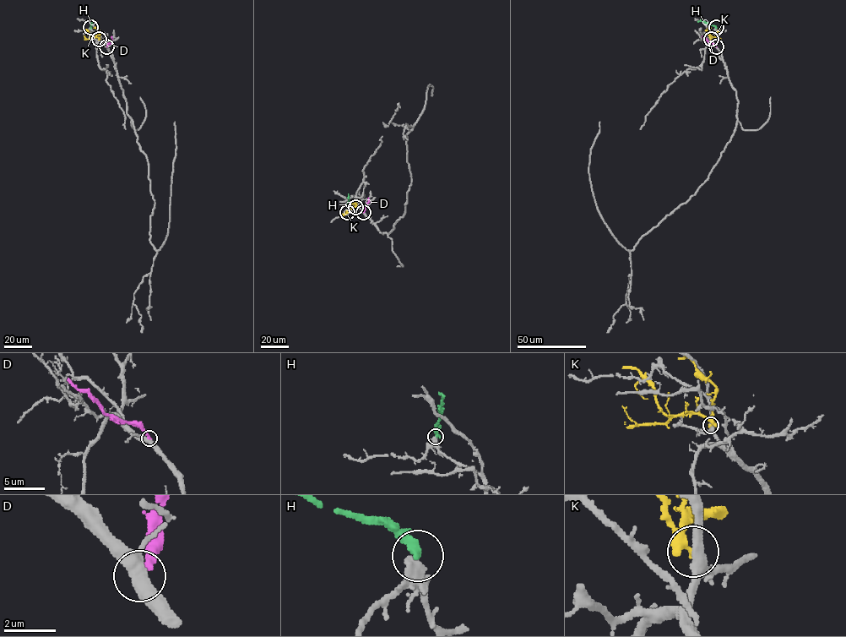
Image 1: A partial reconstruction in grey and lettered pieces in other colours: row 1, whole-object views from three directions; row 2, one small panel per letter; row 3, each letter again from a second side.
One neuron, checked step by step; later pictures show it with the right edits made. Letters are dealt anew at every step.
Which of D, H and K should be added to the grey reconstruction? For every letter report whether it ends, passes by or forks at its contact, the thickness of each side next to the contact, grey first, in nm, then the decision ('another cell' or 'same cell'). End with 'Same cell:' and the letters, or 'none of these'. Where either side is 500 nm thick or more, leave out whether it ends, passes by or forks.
D: it ends; calibres 400 and 280 nm; another cell
H: it ends; calibres 320 and 360 nm; another cell
K: it passes by; calibres 360 and 280 nm; another cell
Same cell: none of these

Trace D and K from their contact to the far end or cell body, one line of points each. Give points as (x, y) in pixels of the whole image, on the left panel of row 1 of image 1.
D: (106, 46), (111, 36)
K: (99, 39), (91, 37), (88, 31), (88, 35)

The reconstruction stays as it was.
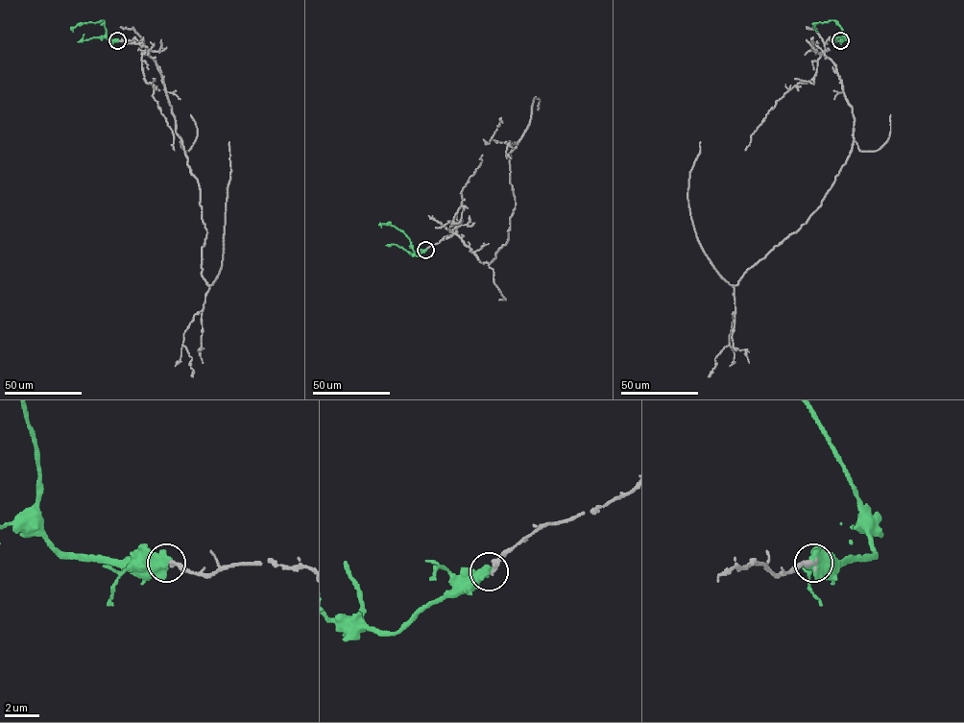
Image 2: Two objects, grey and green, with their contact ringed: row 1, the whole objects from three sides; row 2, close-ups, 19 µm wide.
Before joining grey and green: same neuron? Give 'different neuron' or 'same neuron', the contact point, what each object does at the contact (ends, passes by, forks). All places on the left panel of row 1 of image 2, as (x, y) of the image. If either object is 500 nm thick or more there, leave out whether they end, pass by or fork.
different neuron | (117, 40)

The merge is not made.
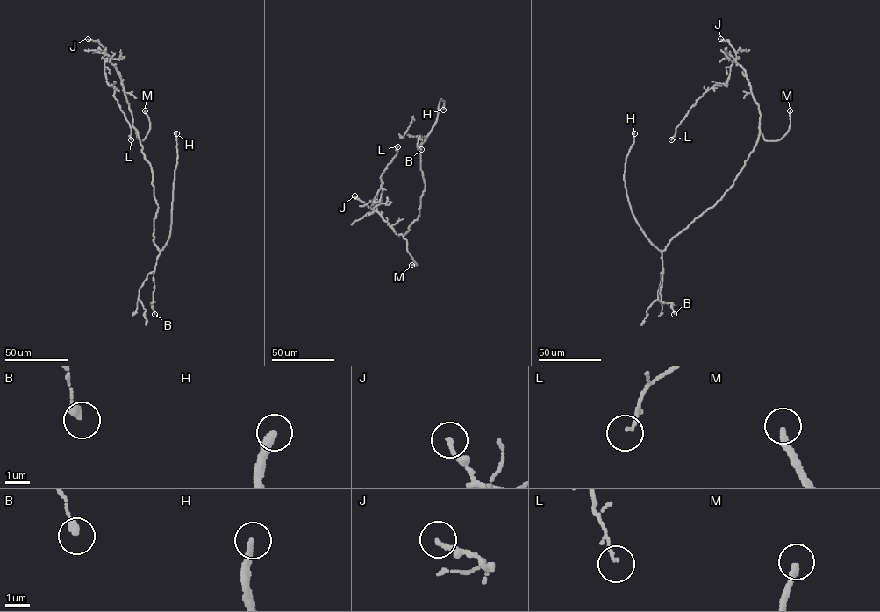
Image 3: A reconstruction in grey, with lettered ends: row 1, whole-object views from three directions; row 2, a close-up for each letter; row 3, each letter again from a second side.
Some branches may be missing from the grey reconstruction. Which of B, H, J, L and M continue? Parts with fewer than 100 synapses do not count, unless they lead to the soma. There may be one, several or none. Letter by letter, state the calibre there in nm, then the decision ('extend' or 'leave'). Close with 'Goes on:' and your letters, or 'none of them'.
B: 300 nm | leave
H: 280 nm | extend
J: 170 nm | leave
L: 120 nm | leave
M: 280 nm | extend
Goes on: H, M

